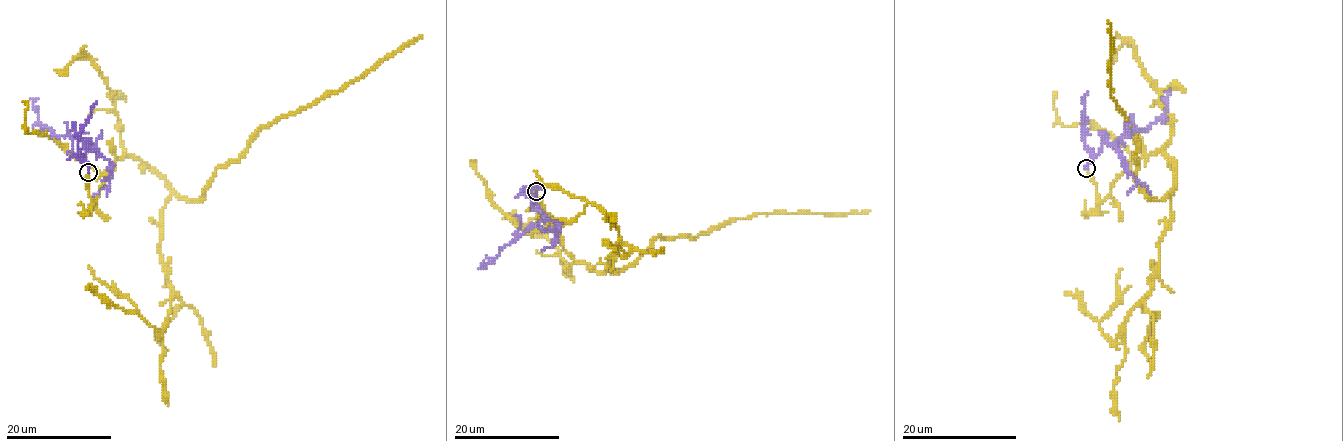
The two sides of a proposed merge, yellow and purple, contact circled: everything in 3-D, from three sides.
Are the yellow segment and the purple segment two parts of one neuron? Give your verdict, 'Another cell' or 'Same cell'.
Another cell

